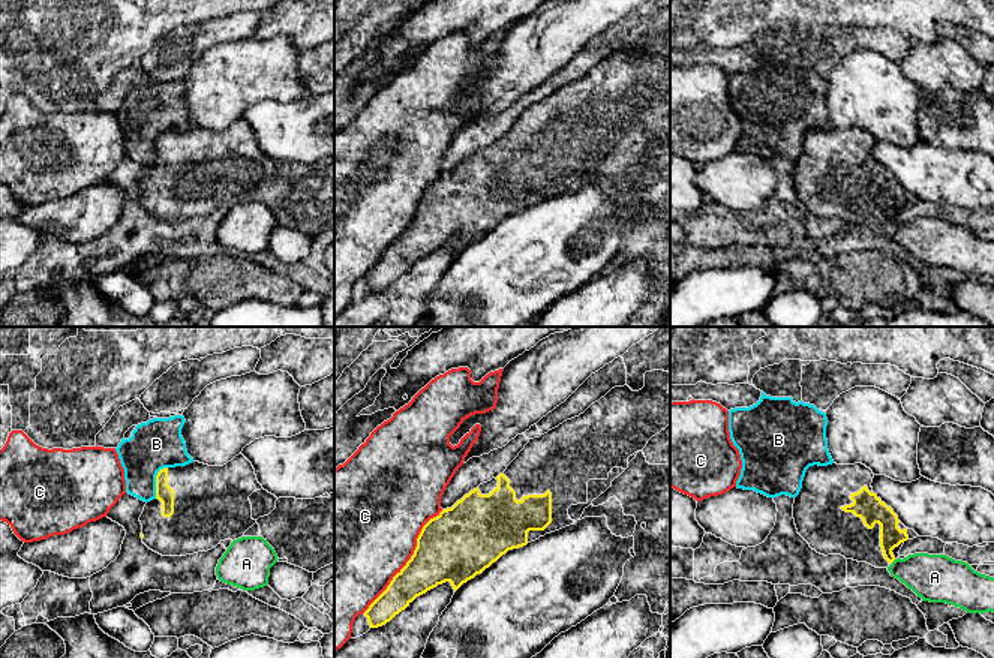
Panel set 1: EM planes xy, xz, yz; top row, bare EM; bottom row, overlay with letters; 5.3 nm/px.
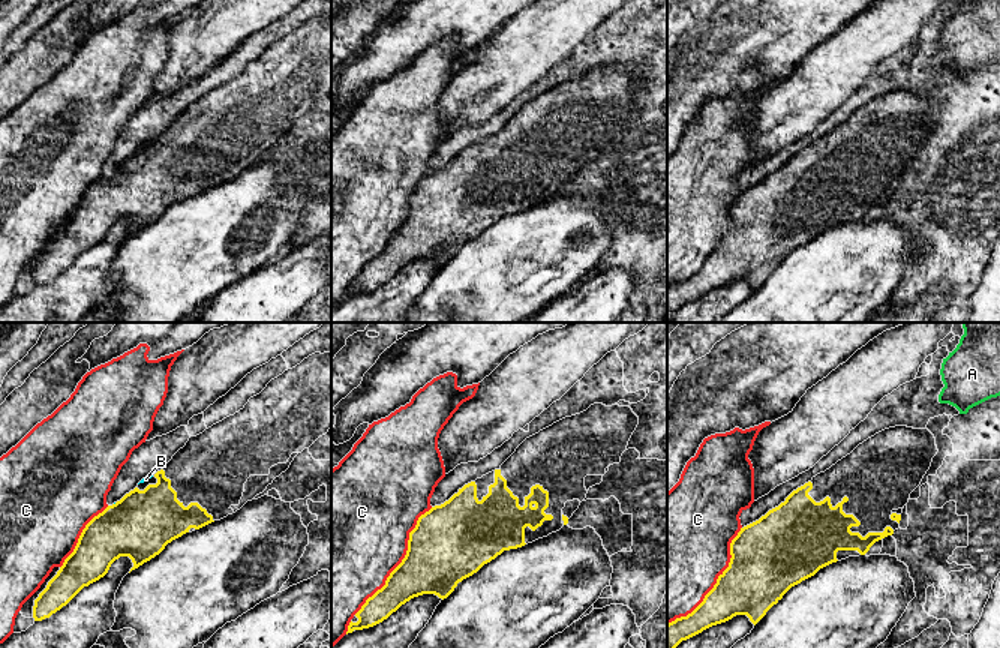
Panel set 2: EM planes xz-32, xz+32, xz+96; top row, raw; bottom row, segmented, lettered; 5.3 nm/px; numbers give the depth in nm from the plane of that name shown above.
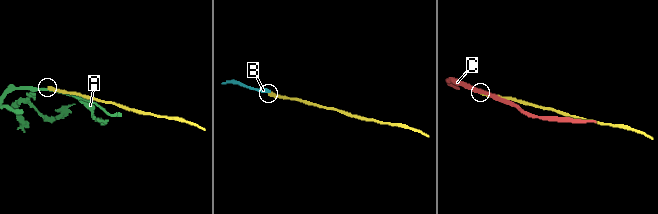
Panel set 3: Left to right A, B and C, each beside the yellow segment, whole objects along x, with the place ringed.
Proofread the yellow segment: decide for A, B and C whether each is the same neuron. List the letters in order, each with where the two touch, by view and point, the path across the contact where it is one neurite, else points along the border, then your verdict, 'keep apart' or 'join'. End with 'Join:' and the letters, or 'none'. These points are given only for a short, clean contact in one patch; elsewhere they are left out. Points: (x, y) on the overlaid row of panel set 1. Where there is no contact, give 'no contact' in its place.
A: contact yz (892, 561); keep apart
B: contact xy (156, 481); keep apart
C: contact xz (410, 559); keep apart
Join: none

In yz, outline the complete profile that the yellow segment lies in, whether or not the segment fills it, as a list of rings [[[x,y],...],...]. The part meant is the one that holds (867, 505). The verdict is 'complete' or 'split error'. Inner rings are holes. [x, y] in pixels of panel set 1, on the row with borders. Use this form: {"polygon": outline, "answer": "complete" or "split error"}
{"polygon": [[[862,463],[810,466],[802,489],[795,498],[793,519],[798,534],[820,555],[841,555],[846,559],[888,568],[909,540],[907,528],[871,487],[874,474]]], "answer": "split error"}

